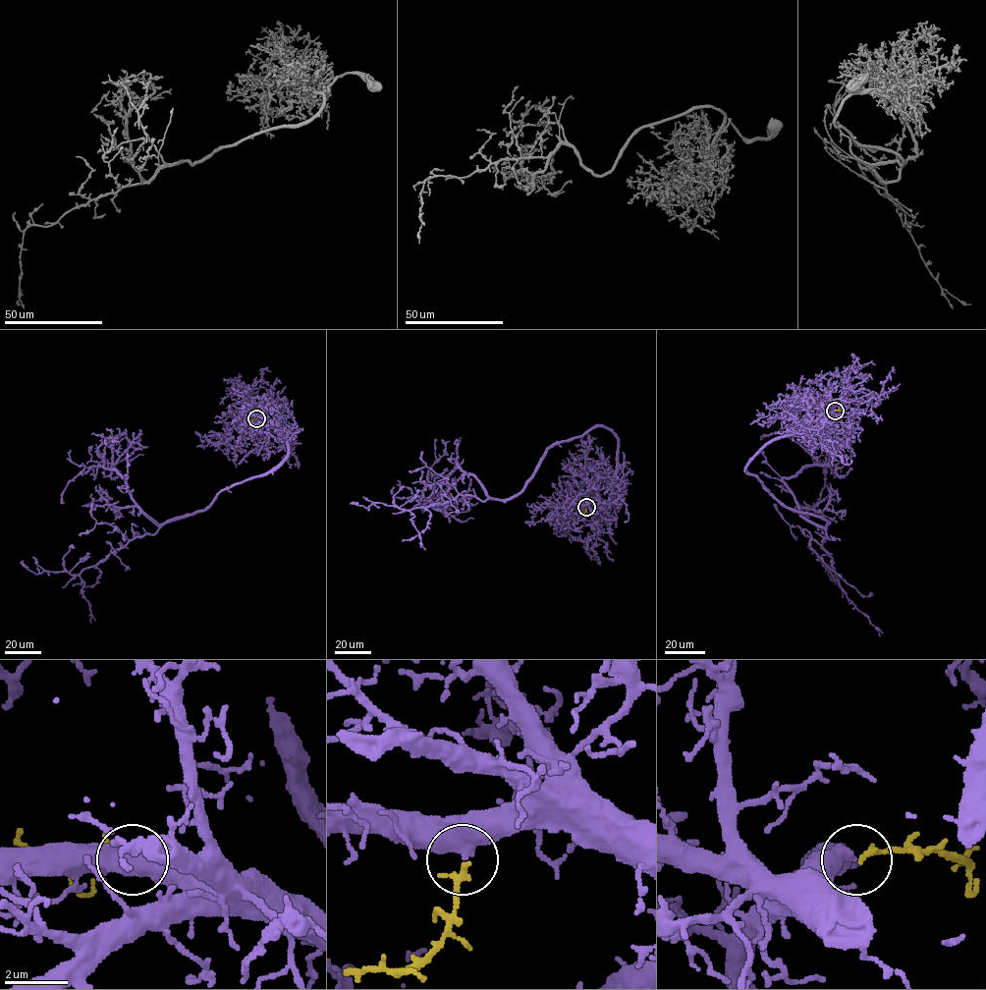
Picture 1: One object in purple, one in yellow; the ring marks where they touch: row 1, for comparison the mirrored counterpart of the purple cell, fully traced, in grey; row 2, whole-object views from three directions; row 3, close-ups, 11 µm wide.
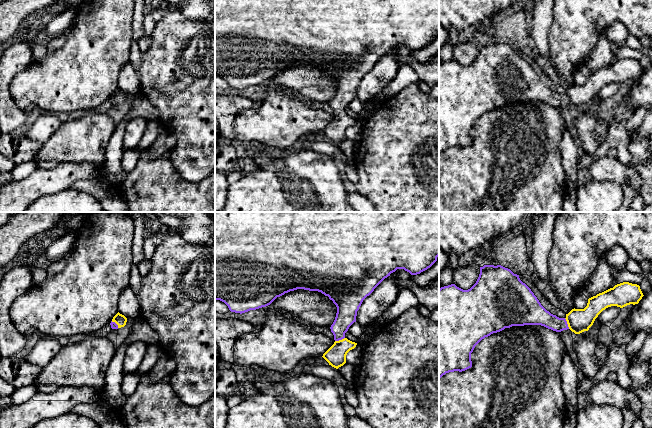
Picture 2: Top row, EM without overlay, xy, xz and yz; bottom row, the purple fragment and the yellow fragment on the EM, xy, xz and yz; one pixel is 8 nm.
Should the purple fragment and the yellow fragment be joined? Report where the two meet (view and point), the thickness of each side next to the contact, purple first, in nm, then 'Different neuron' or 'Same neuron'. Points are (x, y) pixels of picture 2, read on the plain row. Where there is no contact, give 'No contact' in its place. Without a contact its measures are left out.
Touches purple at yz (566, 99). Thickness 160 nm (purple) against 190 nm. Same neuron

